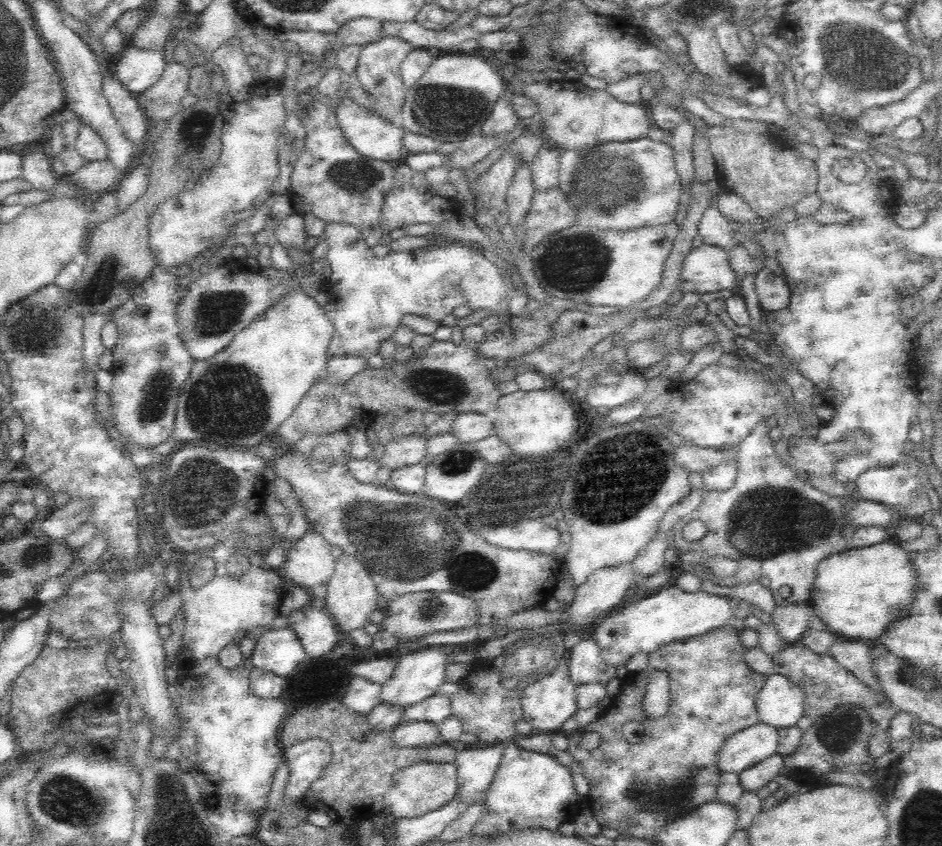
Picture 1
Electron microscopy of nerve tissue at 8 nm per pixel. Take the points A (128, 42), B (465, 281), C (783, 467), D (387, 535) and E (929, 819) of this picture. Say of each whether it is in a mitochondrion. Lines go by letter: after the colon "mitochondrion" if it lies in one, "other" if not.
A: other
B: mitochondrion
C: other
D: mitochondrion
E: mitochondrion

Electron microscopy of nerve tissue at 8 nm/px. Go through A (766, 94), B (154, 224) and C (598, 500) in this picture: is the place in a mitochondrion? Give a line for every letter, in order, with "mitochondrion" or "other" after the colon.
A: other
B: other
C: mitochondrion

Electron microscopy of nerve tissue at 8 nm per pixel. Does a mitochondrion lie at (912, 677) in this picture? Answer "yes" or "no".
yes

